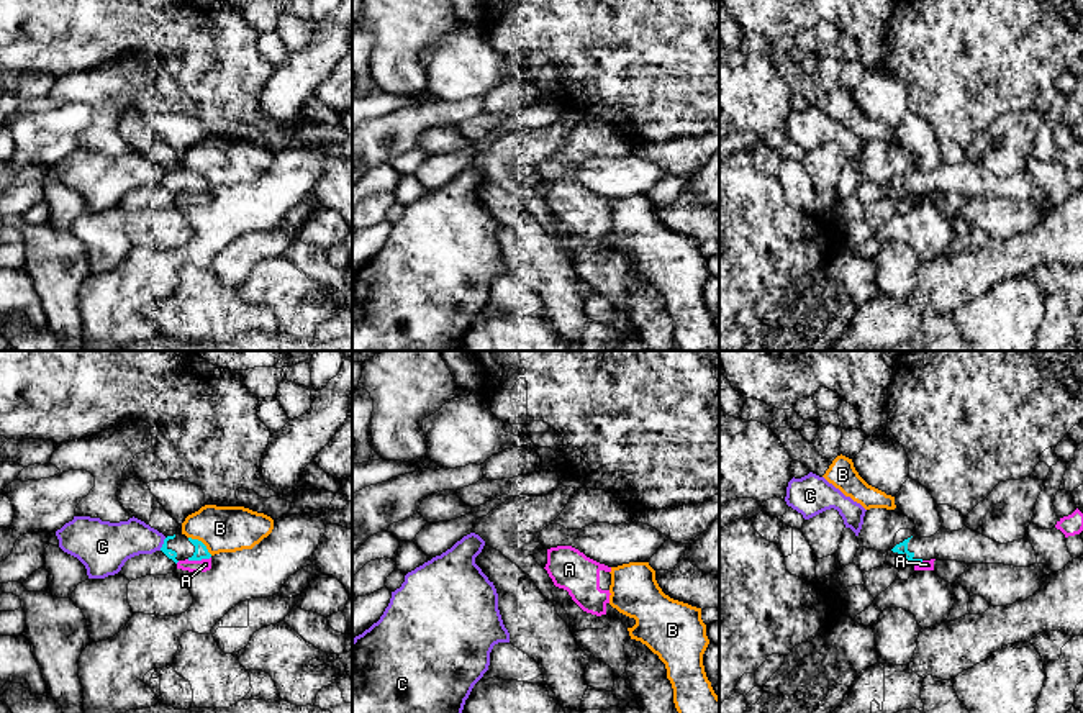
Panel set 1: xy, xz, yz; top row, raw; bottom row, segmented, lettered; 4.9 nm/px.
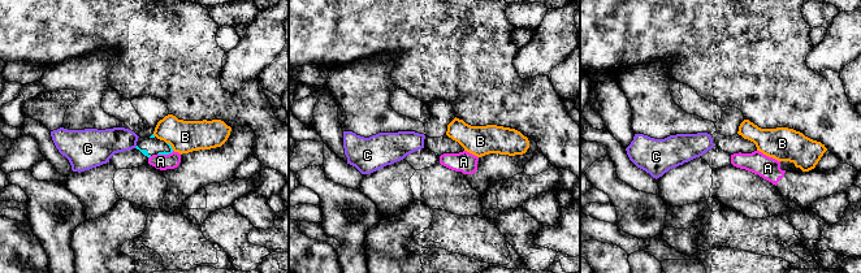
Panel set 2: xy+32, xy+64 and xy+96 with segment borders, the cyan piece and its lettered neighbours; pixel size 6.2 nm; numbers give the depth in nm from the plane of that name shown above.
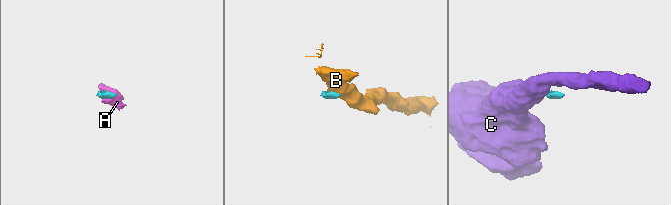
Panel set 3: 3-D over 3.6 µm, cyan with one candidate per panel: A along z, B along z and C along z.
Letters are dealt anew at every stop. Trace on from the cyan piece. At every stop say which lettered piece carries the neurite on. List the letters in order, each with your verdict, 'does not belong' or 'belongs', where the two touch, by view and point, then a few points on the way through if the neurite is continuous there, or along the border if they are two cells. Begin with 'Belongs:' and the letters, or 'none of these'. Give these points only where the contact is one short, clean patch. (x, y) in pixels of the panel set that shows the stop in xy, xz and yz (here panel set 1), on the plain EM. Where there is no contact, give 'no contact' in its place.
Belongs: none of these
A: does not belong; contact xy (199, 192); border xy (210, 189), (187, 192)
B: does not belong; contact xy (202, 176); border xy (189, 169), (200, 174), (212, 187)
C: does not belong; contact xy (163, 177)

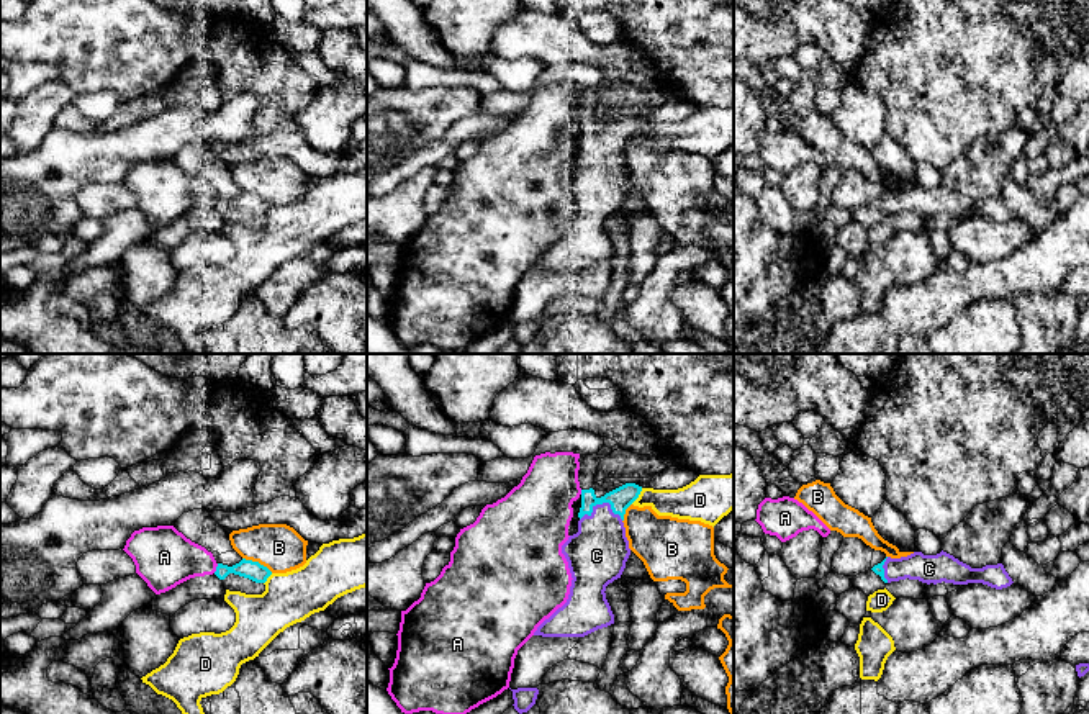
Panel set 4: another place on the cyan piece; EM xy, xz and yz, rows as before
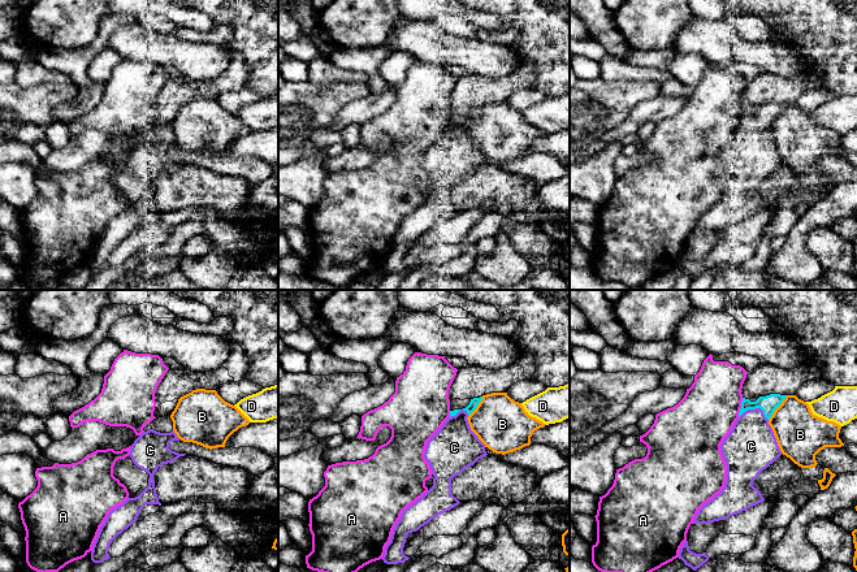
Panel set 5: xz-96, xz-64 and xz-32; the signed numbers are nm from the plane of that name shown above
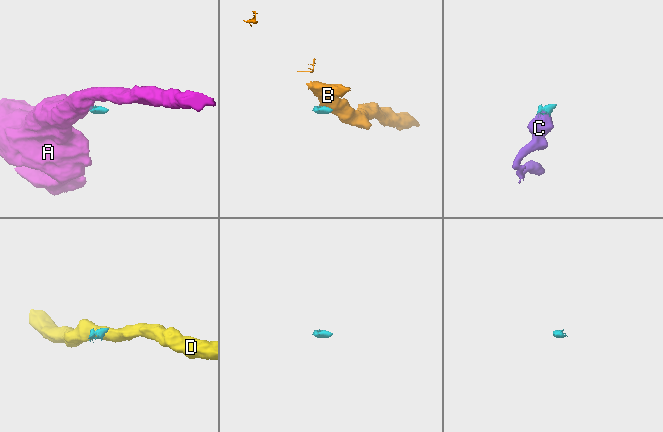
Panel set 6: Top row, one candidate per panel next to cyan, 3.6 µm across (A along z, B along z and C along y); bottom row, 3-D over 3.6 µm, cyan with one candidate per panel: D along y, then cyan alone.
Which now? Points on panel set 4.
Belongs: C
A: does not belong; contact xy (216, 202)
B: does not belong; contact xy (257, 195); border xy (243, 190), (259, 195), (272, 205)
C: belongs; contact xz (603, 135); way xz (621, 131), (603, 135), (598, 185)
D: does not belong; contact xz (637, 130); border xz (642, 122), (631, 136)

